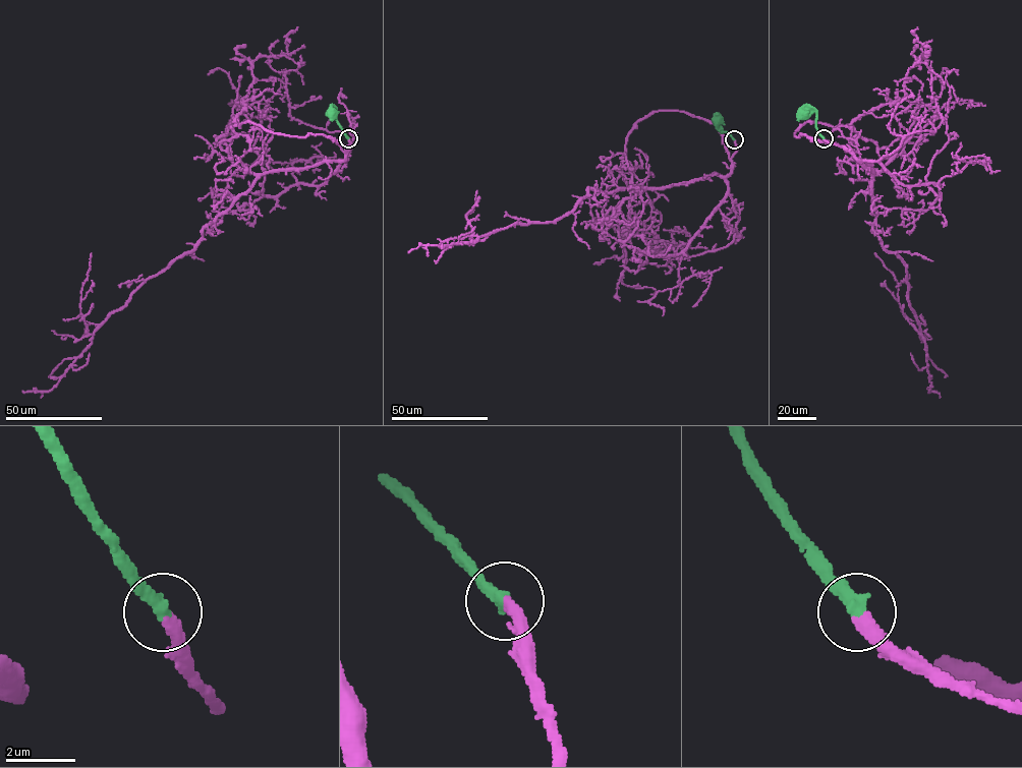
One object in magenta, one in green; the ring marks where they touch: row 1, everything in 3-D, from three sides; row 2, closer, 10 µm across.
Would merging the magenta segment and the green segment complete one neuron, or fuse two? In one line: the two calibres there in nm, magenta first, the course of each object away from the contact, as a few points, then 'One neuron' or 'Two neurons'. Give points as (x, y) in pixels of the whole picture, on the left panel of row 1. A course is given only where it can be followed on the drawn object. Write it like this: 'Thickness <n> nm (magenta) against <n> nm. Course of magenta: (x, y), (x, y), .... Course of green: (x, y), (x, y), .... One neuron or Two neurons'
Thickness 340 nm (magenta) against 400 nm. Course of magenta: (348, 138), (342, 161), (263, 173), (207, 224), (192, 251), (149, 277), (113, 311), (52, 389), (21, 391). Course of green: (348, 138), (332, 112). One neuron

